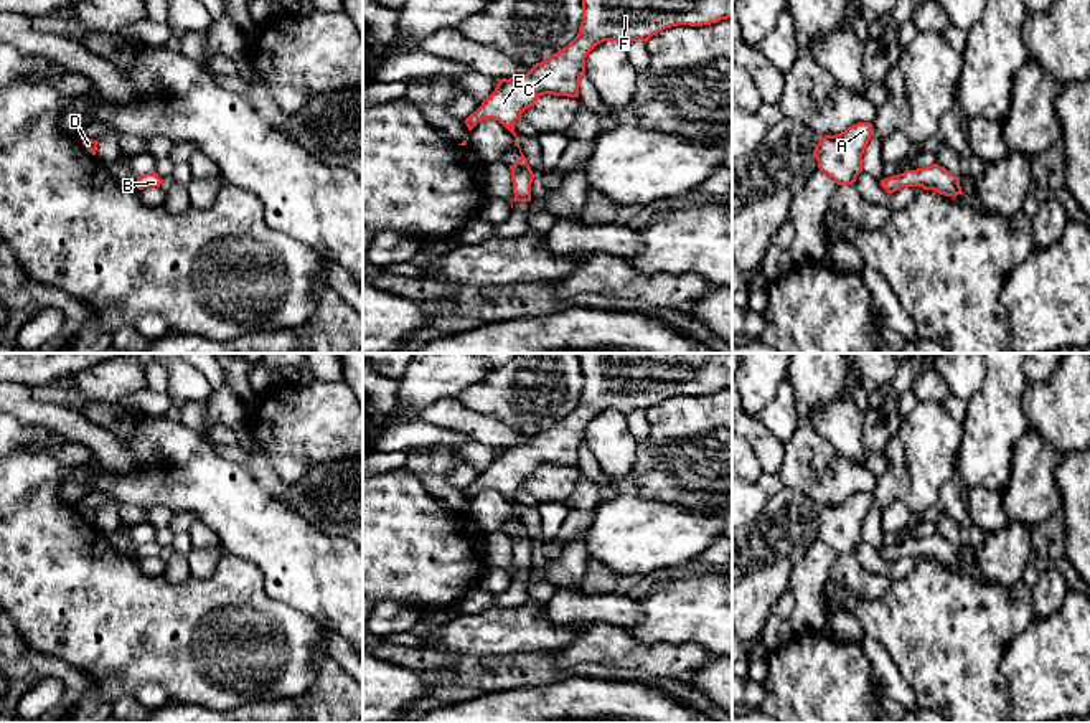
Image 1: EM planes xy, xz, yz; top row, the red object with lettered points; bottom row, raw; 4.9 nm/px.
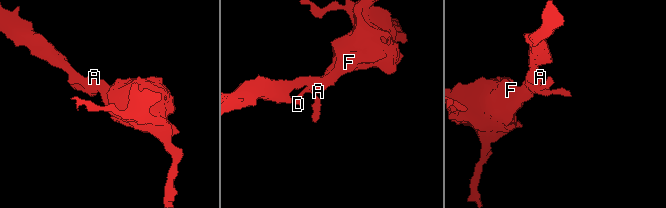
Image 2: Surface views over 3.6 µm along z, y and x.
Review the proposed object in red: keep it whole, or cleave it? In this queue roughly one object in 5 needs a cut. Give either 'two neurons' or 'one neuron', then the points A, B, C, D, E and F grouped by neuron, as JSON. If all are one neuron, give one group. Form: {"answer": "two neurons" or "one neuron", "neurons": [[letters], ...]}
{"answer": "one neuron", "neurons": [["A", "B", "C", "D", "E", "F"]]}

